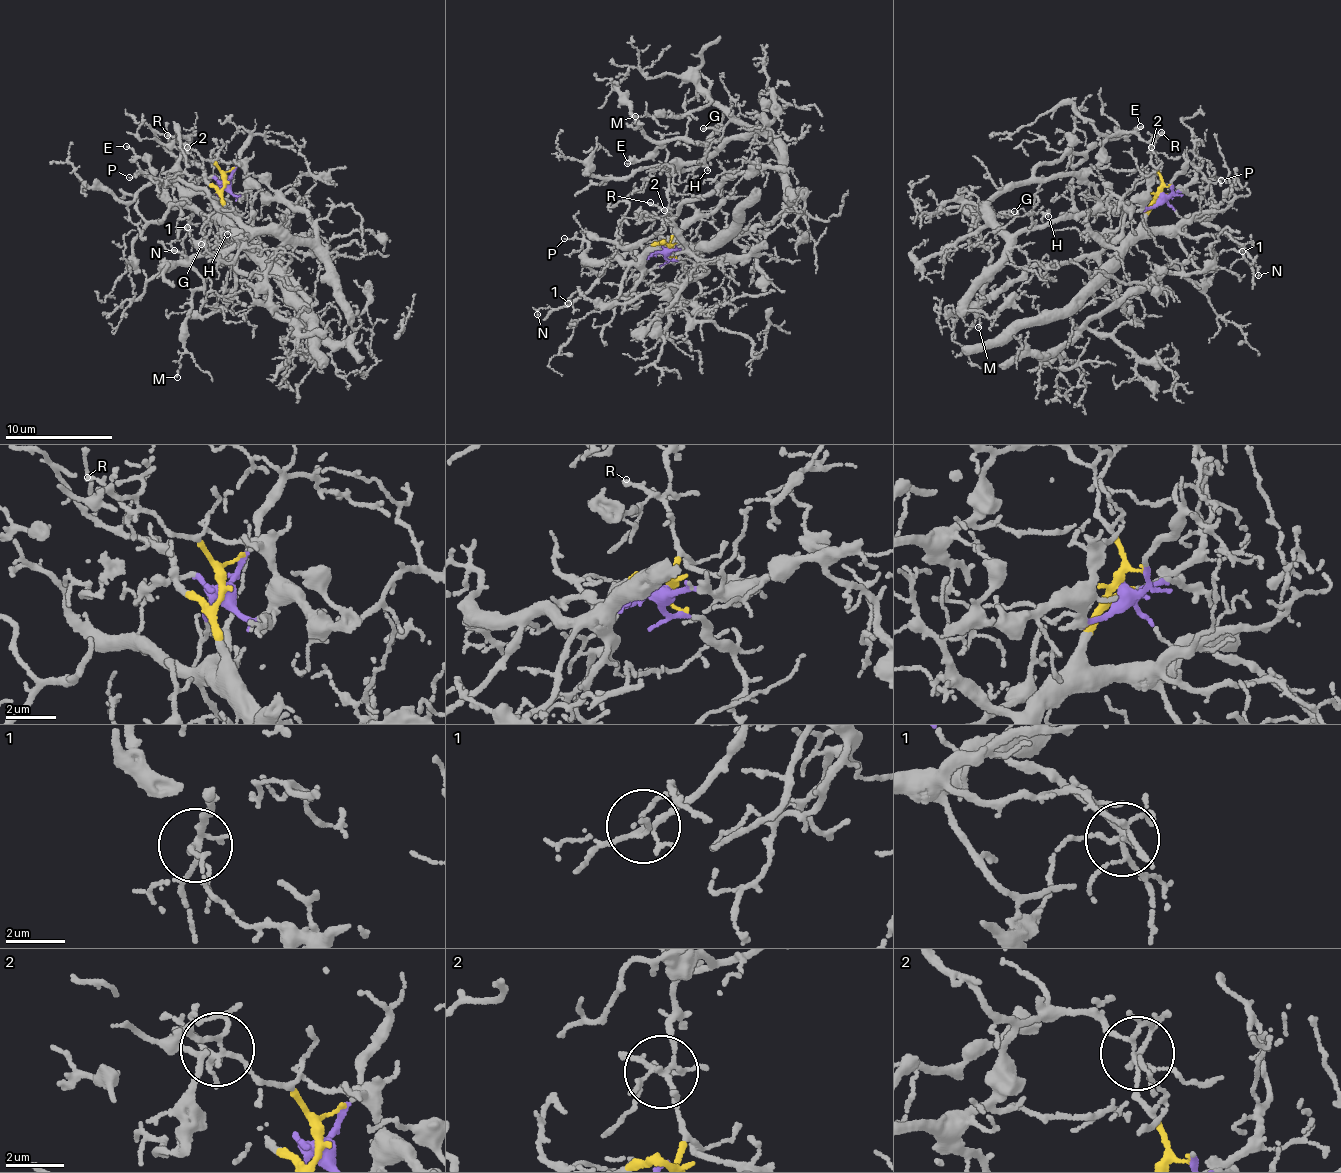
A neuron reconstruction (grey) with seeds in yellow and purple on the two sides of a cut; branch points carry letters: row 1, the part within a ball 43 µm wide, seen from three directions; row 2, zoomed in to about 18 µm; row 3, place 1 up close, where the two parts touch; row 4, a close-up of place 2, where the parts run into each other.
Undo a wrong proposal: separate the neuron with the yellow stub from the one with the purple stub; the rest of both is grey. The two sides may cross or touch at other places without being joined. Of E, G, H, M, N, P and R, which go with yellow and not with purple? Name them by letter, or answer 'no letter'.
N, P, R

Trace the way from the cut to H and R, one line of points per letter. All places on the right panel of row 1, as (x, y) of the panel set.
H: (1160, 193), (1145, 209), (1113, 204), (1015, 235), (994, 231), (985, 208), (986, 216), (1049, 217)
R: (1160, 193), (1161, 182), (1150, 147), (1160, 131)

